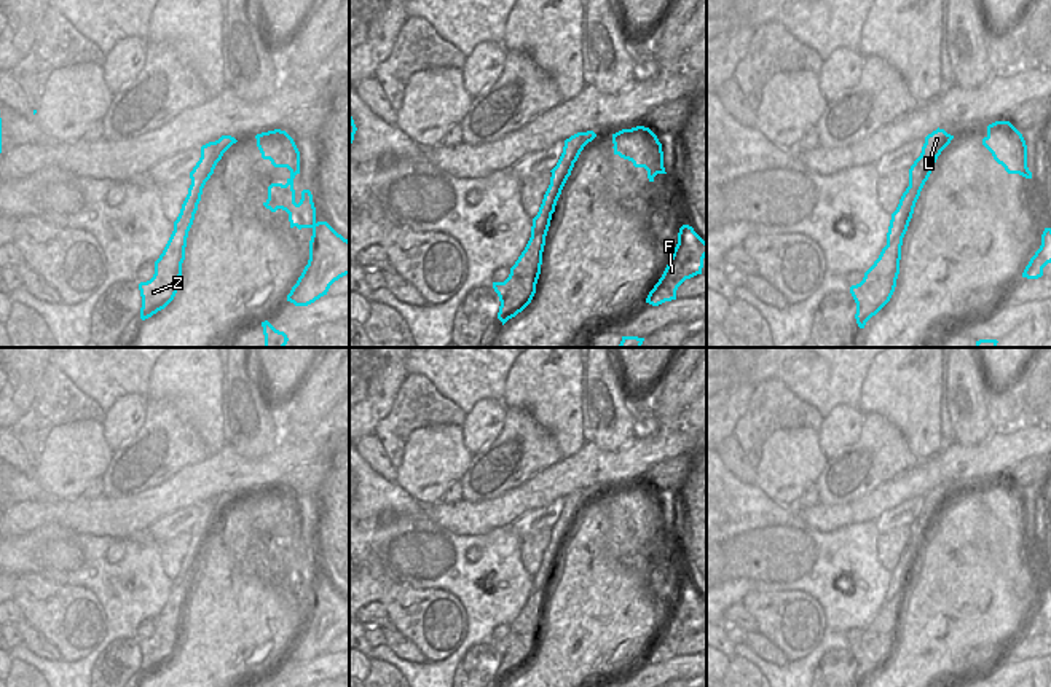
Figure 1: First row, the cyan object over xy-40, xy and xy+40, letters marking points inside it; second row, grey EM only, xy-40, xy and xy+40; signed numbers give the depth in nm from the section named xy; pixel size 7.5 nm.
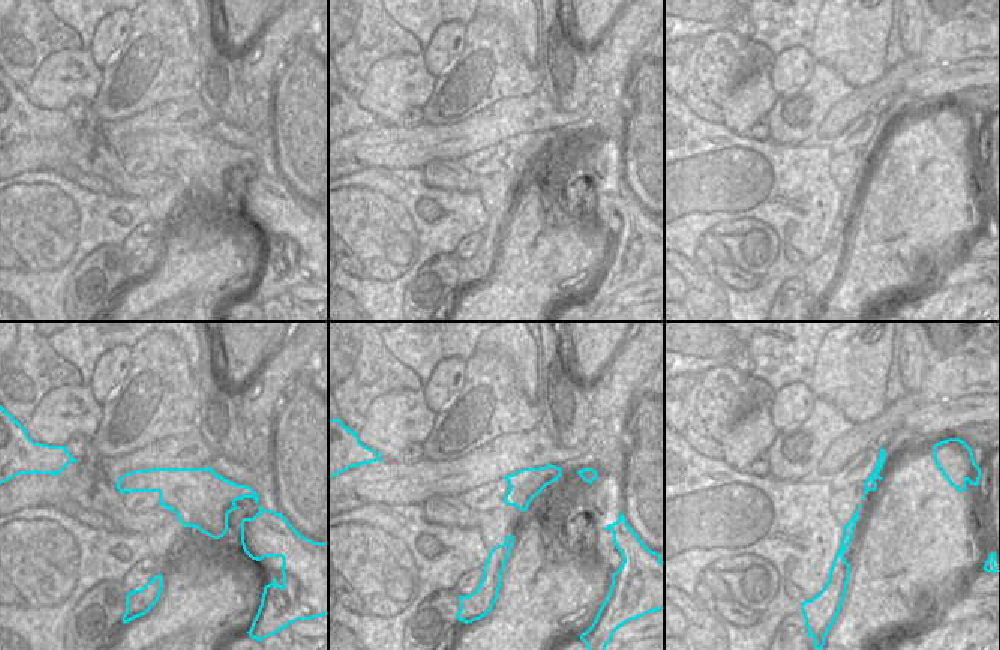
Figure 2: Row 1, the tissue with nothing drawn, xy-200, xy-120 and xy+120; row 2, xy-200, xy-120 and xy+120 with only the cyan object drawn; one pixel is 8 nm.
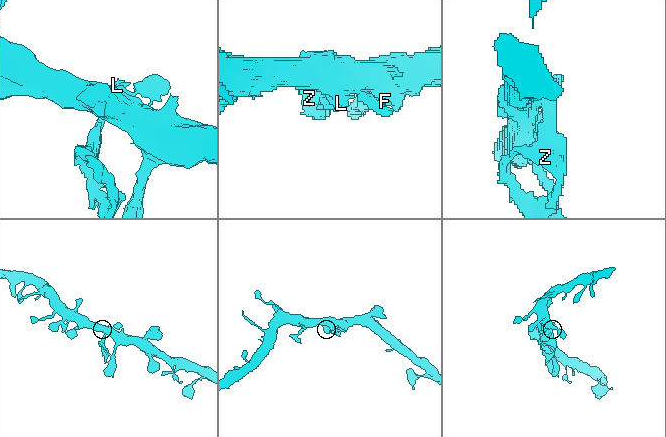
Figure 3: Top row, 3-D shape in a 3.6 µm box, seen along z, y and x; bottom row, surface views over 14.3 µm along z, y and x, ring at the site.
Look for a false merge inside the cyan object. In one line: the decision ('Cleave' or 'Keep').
Cleave.

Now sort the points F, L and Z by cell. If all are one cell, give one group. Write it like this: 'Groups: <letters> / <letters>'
Groups: F L / Z

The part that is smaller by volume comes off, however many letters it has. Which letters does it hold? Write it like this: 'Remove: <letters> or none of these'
Remove: Z

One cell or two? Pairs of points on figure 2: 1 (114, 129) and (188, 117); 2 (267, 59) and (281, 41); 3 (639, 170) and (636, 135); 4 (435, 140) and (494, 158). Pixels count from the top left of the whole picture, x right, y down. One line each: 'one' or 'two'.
1: one
2: one
3: one
4: two

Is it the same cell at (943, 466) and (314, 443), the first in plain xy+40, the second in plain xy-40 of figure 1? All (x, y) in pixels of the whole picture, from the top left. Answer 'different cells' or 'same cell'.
same cell

